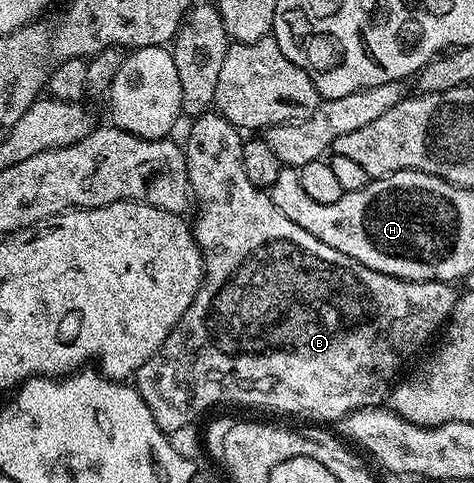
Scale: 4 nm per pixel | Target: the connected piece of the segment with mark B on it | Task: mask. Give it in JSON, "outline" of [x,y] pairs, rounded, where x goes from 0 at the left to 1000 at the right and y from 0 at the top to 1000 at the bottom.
{"outline":[[[432,232],[407,253],[414,255],[399,265],[397,288],[386,288],[384,308],[405,383],[409,443],[414,435],[414,460],[403,462],[405,484],[414,491],[430,532],[430,586],[380,669],[365,679],[359,696],[350,696],[342,720],[333,720],[333,729],[325,729],[325,737],[316,737],[316,745],[308,745],[308,754],[300,754],[300,762],[291,762],[283,776],[287,807],[308,828],[308,841],[316,845],[333,886],[361,903],[376,894],[376,886],[407,880],[416,872],[411,865],[428,849],[439,849],[462,832],[551,841],[557,849],[584,849],[591,857],[660,857],[684,874],[709,876],[751,849],[800,843],[808,834],[802,830],[821,822],[840,783],[835,772],[850,762],[852,747],[873,739],[911,698],[918,702],[930,677],[951,658],[954,640],[962,636],[964,602],[954,602],[956,594],[941,584],[876,584],[821,567],[800,567],[789,563],[789,555],[772,555],[772,547],[713,522],[713,513],[679,505],[671,489],[654,489],[646,472],[629,472],[620,455],[608,453],[597,439],[586,439],[586,431],[578,431],[578,414],[570,414],[565,400],[551,387],[527,381],[527,371],[511,348],[517,288],[492,253],[477,248],[462,232]]]}

